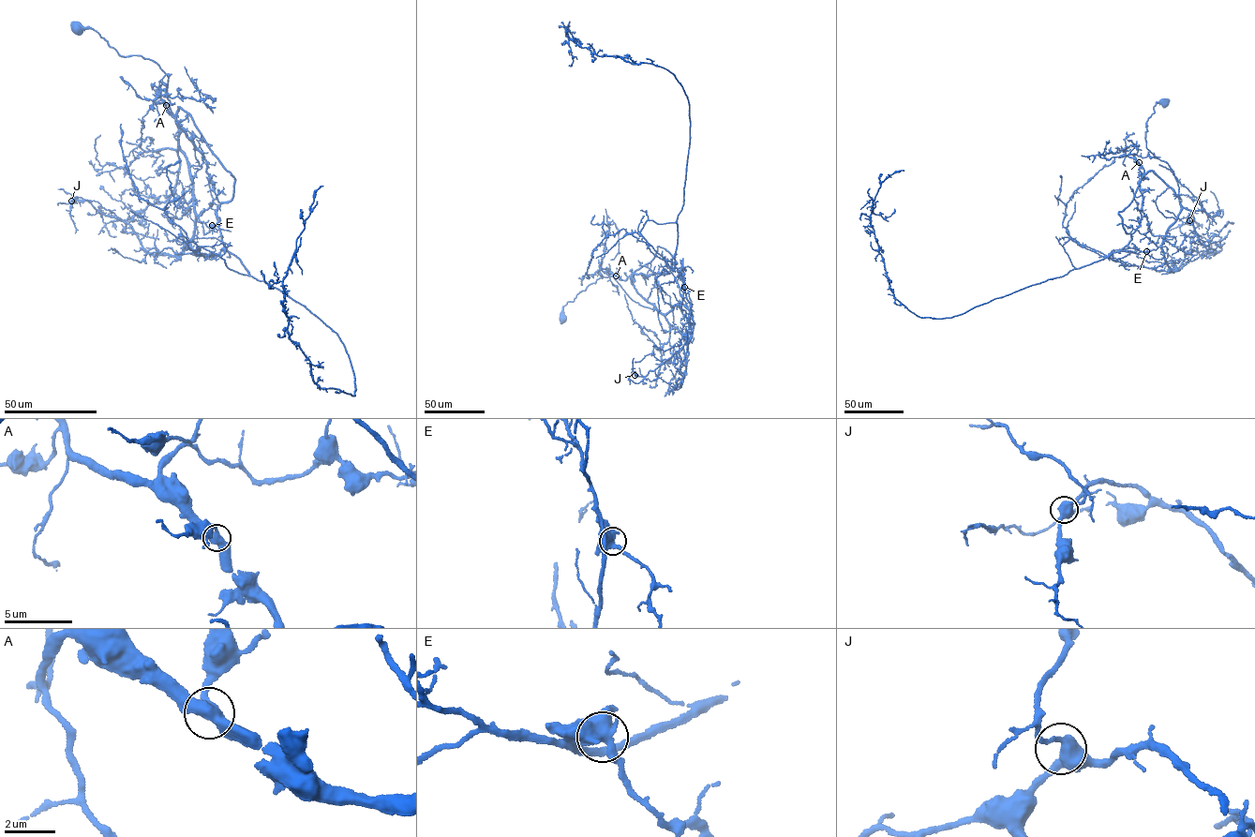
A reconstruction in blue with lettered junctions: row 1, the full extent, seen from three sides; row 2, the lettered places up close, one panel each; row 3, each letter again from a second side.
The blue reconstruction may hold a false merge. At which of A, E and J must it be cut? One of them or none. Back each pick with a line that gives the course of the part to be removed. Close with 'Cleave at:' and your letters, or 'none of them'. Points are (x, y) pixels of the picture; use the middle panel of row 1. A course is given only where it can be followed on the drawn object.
Cleave at: none of them

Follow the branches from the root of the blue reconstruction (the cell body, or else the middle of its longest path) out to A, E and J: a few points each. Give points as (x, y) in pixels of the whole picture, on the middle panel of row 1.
A: (562, 319), (566, 302), (603, 276), (655, 309), (632, 276), (658, 246), (672, 257), (666, 274), (616, 276)
E: (562, 319), (566, 302), (603, 276), (612, 276), (634, 302), (664, 314), (680, 305), (684, 287)
J: (562, 319), (566, 302), (603, 276), (664, 314), (685, 306), (694, 321), (690, 339), (634, 375)

